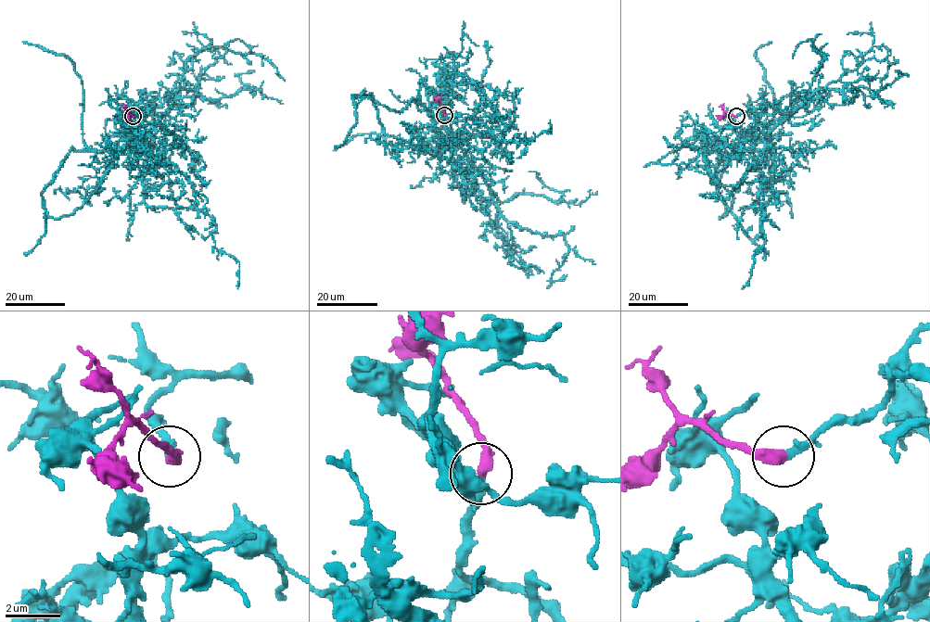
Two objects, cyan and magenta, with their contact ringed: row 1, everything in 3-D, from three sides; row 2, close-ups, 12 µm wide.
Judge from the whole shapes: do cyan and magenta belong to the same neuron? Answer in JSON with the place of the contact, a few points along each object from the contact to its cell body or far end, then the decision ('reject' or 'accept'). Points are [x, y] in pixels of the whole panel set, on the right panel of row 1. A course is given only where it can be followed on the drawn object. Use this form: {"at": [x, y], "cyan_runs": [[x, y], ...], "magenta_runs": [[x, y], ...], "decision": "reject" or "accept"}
{"at": [736, 116], "cyan_runs": [[736, 116], [753, 108], [773, 137], [762, 158], [758, 200], [744, 207], [763, 210], [765, 242], [742, 289]], "magenta_runs": [[736, 116], [726, 112], [719, 117], [716, 115]], "decision": "accept"}

